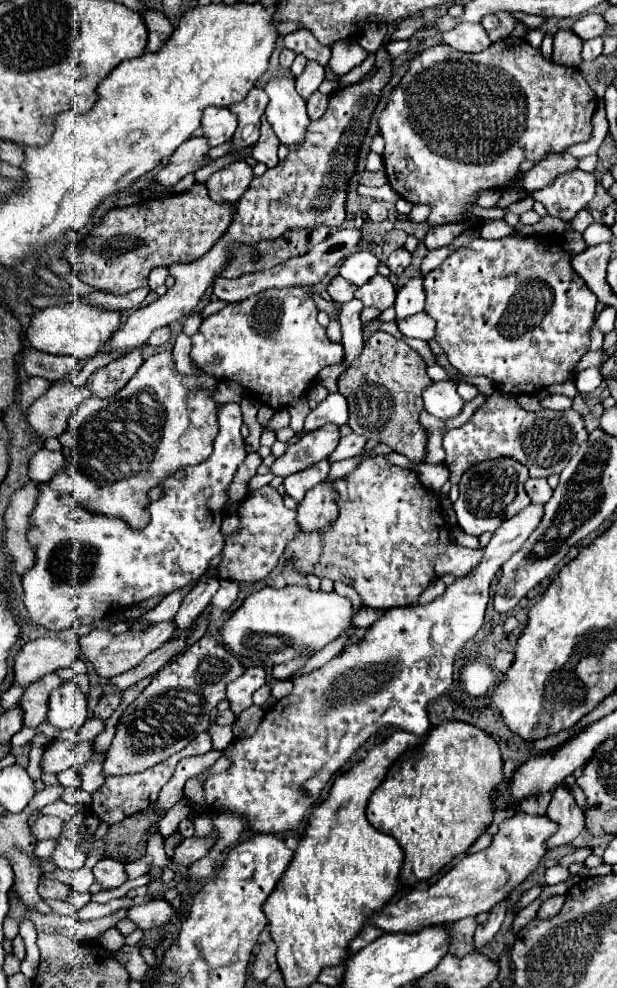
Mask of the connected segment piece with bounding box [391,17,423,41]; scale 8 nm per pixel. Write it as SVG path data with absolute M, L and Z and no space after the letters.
M409 17L409 21L401 21L401 23L395 27L391 41L395 41L395 39L409 39L409 37L411 37L417 29L421 29L421 27L423 27L423 19L411 19L411 17Z

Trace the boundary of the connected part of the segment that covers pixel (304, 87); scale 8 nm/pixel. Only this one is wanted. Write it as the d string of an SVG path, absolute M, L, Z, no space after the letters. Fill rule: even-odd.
M315 61L307 63L305 71L297 77L297 91L299 91L299 95L303 99L309 99L317 91L317 87L321 85L323 77L325 77L325 71L323 71L323 67L319 63L315 63Z

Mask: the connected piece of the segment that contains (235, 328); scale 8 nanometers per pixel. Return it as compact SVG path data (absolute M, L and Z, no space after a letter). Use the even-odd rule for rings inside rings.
M303 287L261 291L259 295L251 295L245 301L229 303L221 311L203 319L199 331L191 337L193 339L191 359L199 369L211 373L219 381L239 383L253 397L257 397L271 409L289 407L293 401L301 399L309 391L321 369L337 365L345 357L343 345L329 341L327 329L317 323L317 313L319 309L309 297L309 291Z

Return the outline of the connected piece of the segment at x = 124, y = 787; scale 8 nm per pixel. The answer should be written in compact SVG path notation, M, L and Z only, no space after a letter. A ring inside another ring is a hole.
M199 733L183 751L175 753L171 759L167 759L165 763L159 763L143 773L135 773L135 775L119 775L119 777L107 777L103 787L93 795L93 805L91 805L91 811L93 815L97 815L101 821L107 821L107 823L117 823L121 821L123 817L129 817L133 813L139 813L141 809L147 809L151 803L155 803L157 795L159 795L159 789L171 779L173 771L175 771L175 765L183 759L183 757L189 757L189 755L201 755L201 753L207 753L211 751L211 737L209 733Z

